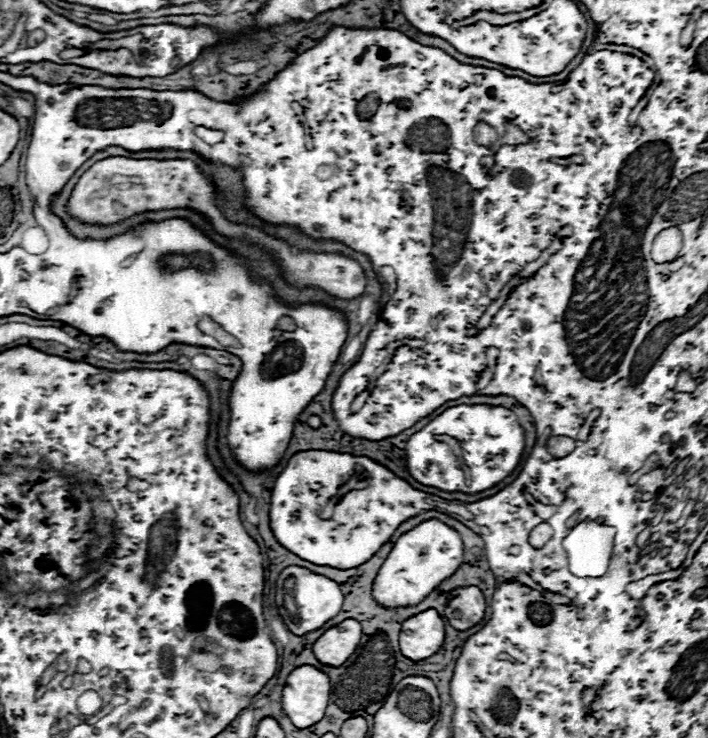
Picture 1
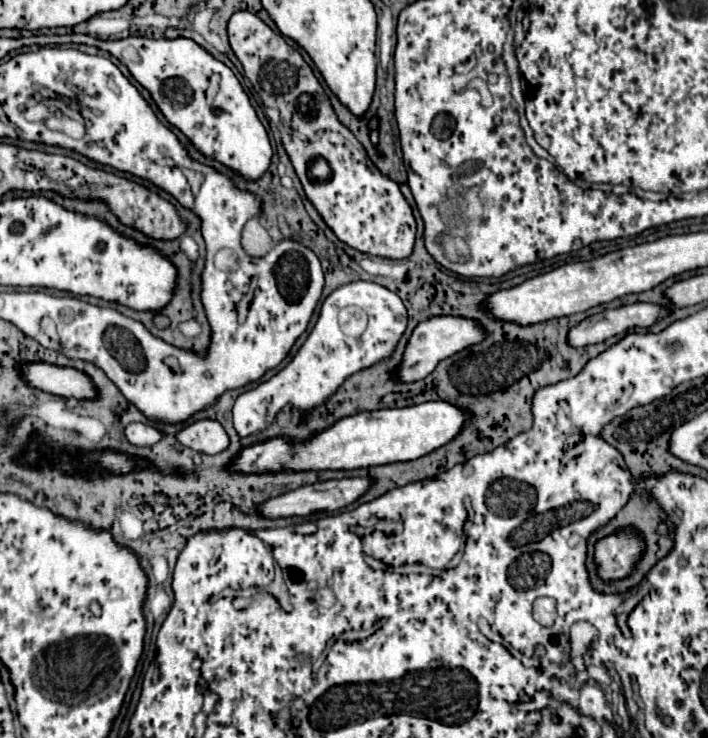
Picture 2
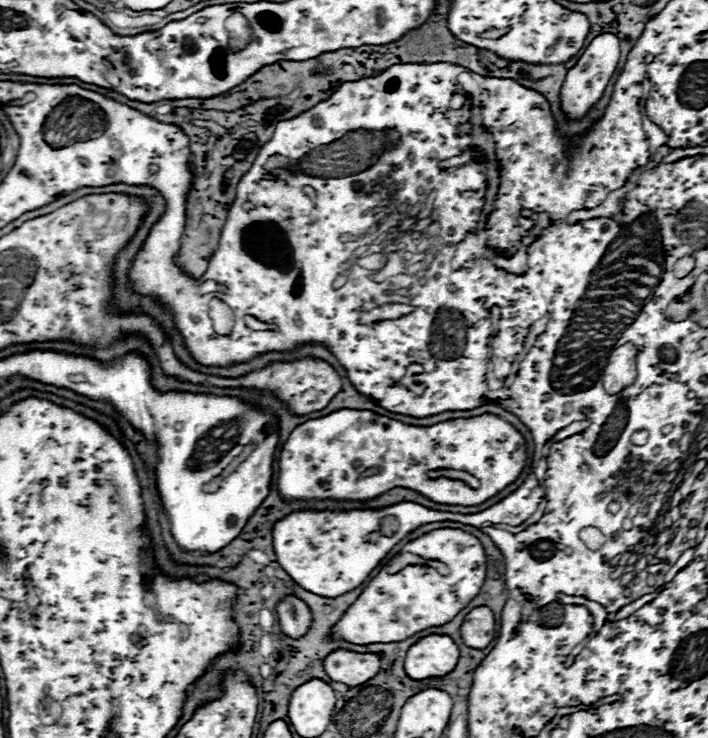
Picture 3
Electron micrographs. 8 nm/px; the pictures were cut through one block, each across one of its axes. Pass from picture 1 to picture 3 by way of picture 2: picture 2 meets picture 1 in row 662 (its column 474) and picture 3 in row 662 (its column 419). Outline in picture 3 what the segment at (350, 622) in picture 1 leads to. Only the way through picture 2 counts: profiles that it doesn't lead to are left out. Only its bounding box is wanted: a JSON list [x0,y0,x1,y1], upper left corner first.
[324,650,380,688]

